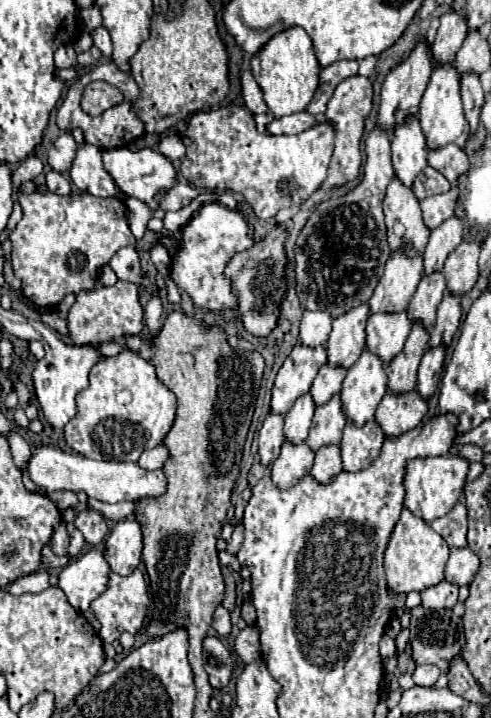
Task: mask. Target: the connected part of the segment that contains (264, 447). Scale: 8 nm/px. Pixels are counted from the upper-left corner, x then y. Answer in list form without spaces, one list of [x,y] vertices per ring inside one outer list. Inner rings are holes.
[[[267,414],[261,430],[259,430],[259,456],[261,464],[269,466],[277,454],[281,444],[285,442],[283,436],[283,414]]]

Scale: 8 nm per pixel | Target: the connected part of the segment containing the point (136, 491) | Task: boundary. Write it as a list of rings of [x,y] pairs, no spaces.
[[[41,446],[35,448],[29,460],[29,474],[35,484],[45,488],[47,492],[53,490],[73,490],[73,492],[87,492],[89,498],[97,498],[101,502],[123,502],[123,500],[139,500],[139,498],[157,498],[165,494],[167,480],[163,468],[159,470],[145,470],[137,462],[105,462],[105,460],[91,460],[81,454],[65,454],[61,448]]]

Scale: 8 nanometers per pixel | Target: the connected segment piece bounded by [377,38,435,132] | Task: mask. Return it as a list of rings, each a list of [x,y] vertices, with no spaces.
[[[421,38],[417,42],[417,46],[413,48],[413,52],[407,56],[407,60],[403,60],[401,64],[397,64],[385,78],[383,88],[381,88],[381,108],[379,108],[379,126],[385,130],[393,130],[397,122],[401,122],[405,116],[409,114],[417,114],[419,112],[419,102],[421,96],[425,92],[425,86],[429,82],[431,70],[433,70],[435,62],[431,58],[431,44],[427,38]]]

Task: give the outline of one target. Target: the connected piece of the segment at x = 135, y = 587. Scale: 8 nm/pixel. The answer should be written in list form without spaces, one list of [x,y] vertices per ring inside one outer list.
[[[133,570],[129,576],[111,574],[107,590],[97,600],[91,602],[91,610],[95,618],[101,622],[99,638],[103,640],[103,644],[111,644],[123,632],[137,634],[143,628],[143,622],[147,618],[147,608],[149,608],[149,594],[147,594],[147,582],[141,570]]]

